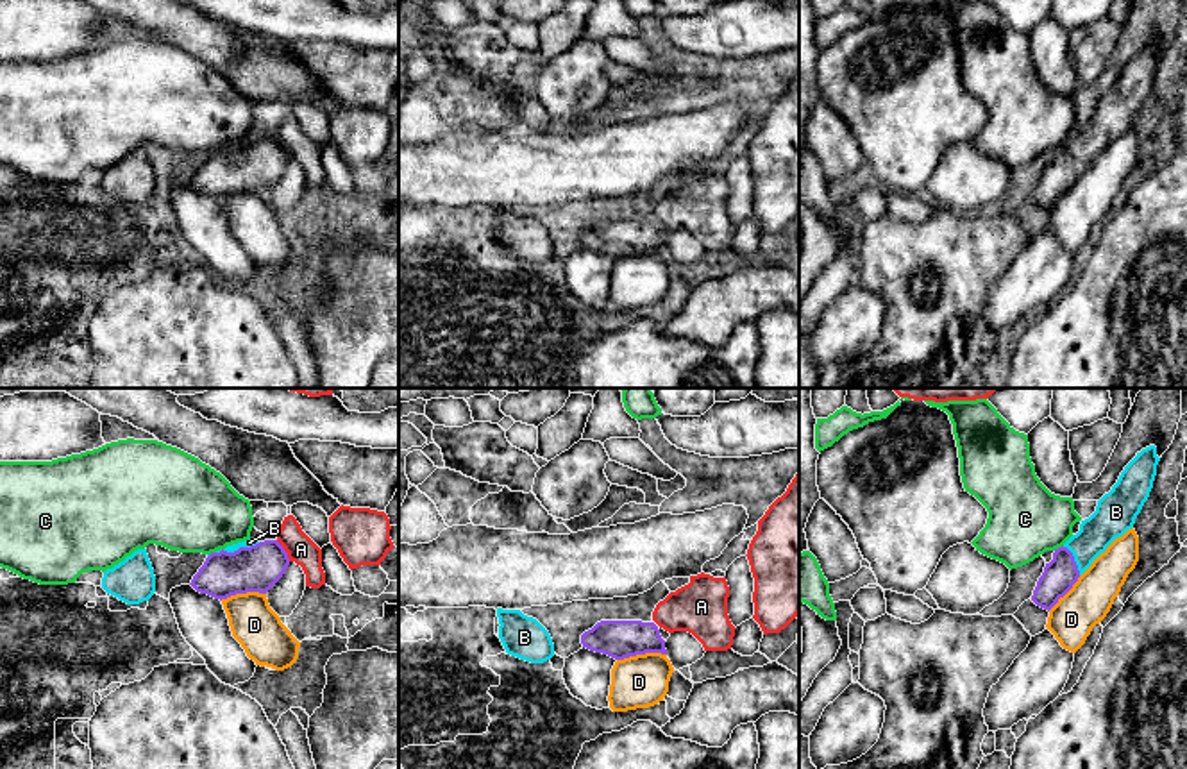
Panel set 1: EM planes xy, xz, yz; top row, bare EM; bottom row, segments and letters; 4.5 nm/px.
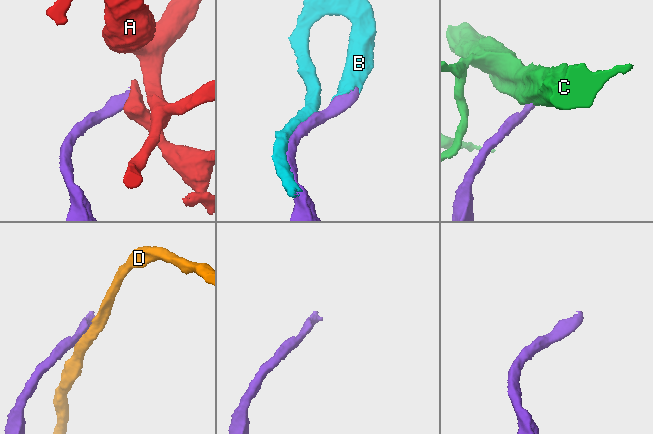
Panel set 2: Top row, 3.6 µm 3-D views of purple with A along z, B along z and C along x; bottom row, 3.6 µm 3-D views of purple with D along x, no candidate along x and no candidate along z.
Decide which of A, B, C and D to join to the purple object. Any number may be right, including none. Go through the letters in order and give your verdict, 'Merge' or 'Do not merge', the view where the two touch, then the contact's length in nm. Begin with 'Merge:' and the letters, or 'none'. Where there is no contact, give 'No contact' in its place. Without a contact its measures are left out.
Merge: B
A: Do not merge. Touches purple in xy. Shared border 120 nm
B: Merge. Touches purple in xy. Shared border 200 nm
C: Do not merge. Touches purple in yz. Shared border 50 nm
D: Do not merge. Touches purple in xz. Shared border 220 nm

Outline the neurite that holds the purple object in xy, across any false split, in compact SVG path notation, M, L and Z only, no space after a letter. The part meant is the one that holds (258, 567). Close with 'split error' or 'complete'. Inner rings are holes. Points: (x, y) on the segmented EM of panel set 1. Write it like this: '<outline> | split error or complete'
M248 538L207 554L189 585L220 601L247 592L266 594L288 565L288 553L277 540Z | split error

